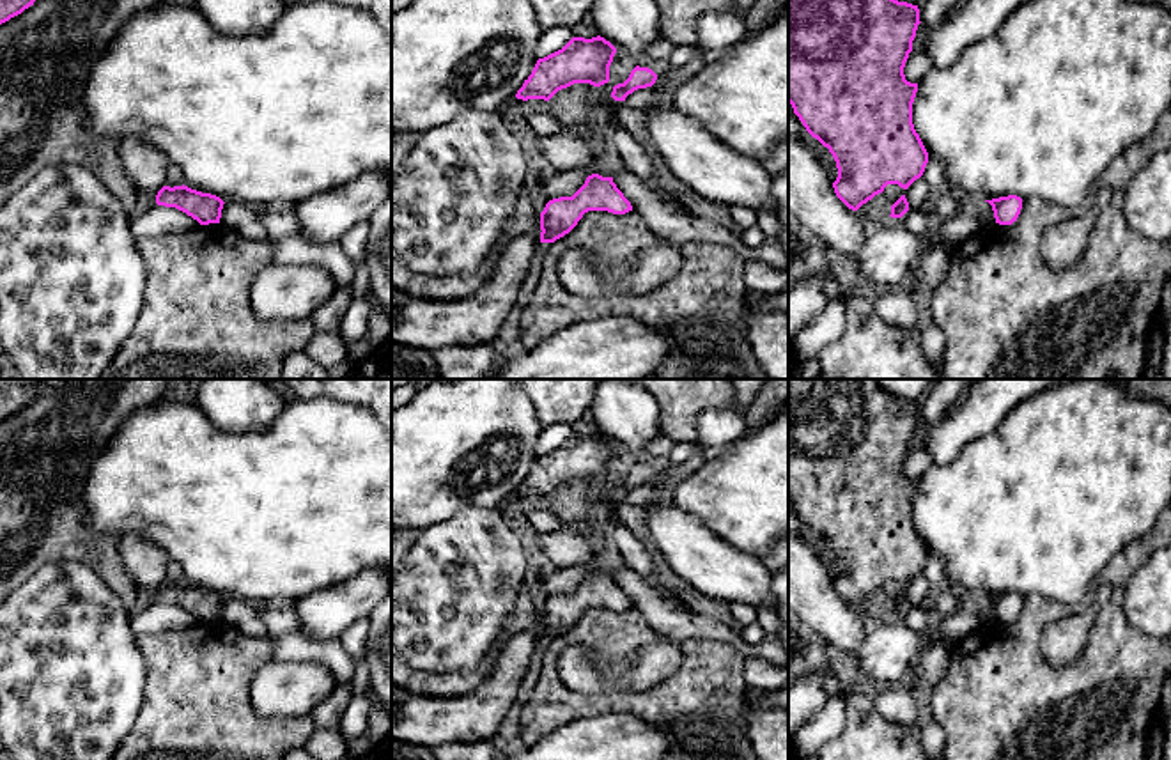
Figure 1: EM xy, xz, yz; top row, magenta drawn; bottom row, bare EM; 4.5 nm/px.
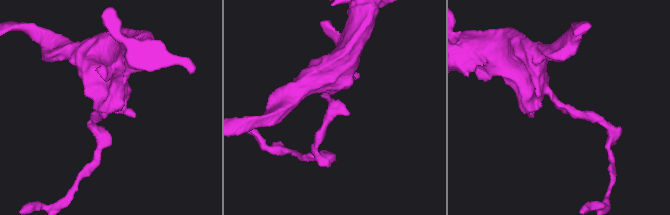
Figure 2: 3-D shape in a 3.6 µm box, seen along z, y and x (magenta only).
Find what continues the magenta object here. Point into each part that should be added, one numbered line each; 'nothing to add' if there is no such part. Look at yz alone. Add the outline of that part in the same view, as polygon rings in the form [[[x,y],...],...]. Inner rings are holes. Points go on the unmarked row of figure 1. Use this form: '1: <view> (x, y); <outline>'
nothing to add

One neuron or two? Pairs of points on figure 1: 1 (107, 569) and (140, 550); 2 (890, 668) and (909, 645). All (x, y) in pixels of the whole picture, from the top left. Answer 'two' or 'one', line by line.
1: two
2: one

